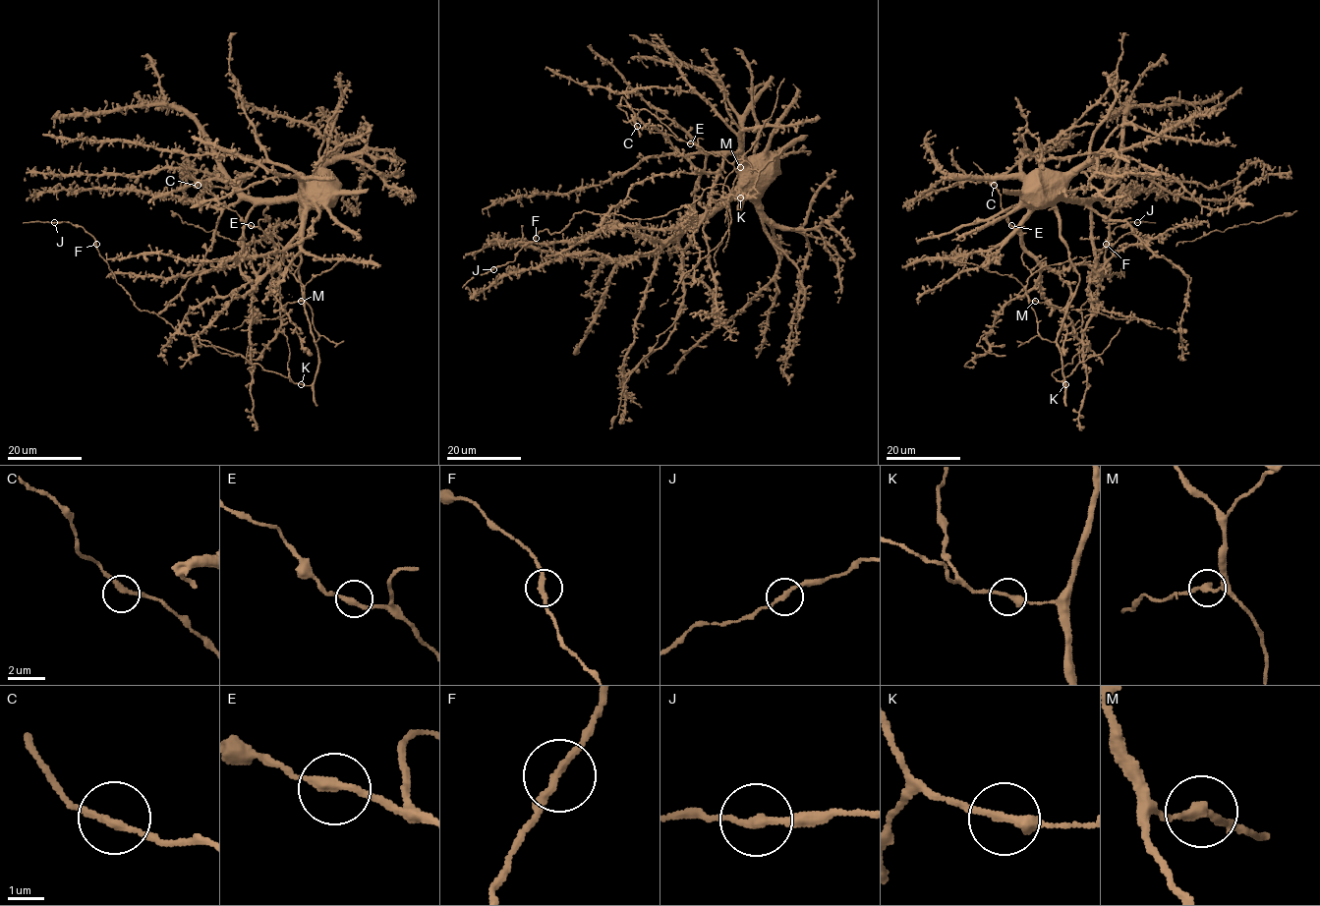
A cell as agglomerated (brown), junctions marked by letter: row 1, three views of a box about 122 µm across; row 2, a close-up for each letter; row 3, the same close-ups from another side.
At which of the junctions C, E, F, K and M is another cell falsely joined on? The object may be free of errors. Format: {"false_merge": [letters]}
{"false_merge": []}

